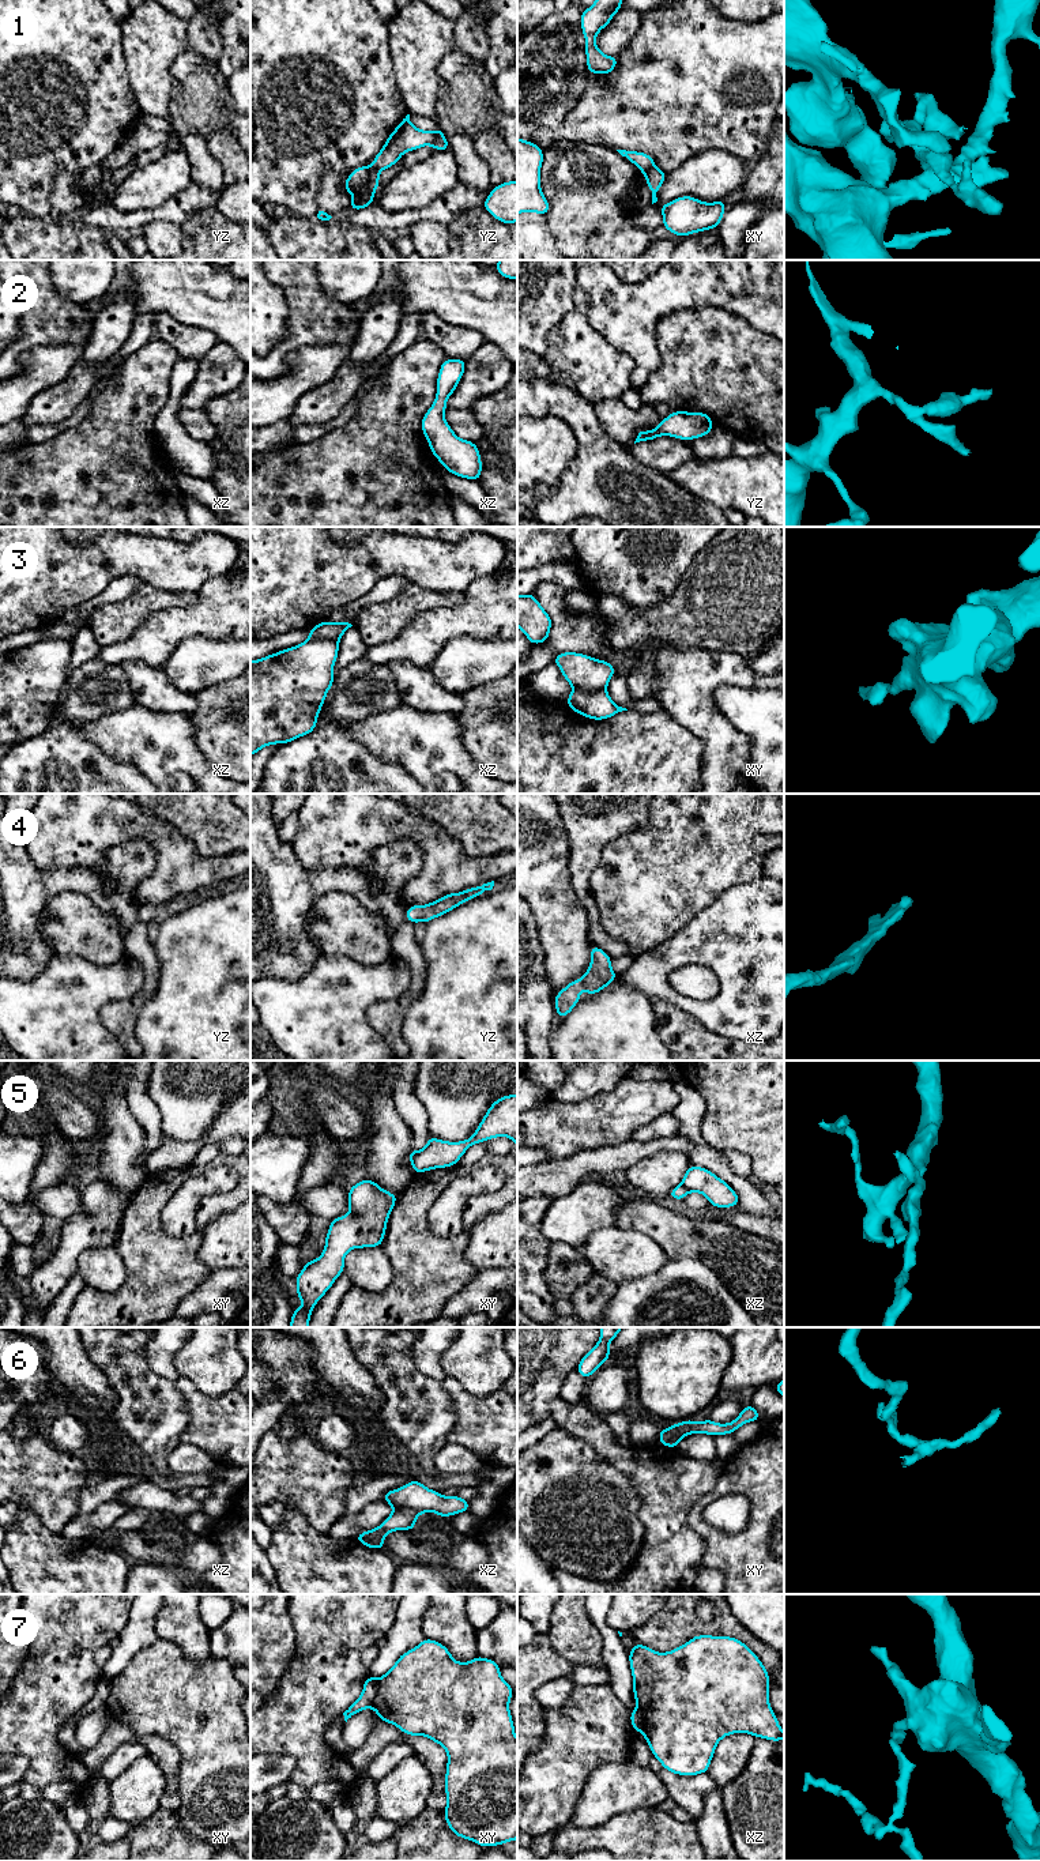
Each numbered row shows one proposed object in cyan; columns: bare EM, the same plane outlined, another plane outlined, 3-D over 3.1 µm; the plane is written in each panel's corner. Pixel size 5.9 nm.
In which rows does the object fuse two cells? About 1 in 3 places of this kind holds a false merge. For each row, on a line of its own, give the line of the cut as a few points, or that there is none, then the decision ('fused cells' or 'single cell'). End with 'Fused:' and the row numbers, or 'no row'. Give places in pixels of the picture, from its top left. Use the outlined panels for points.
1: cut in xy along (654, 165), (643, 173); fused cells
2: no cut; single cell
3: cut in xy along (605, 688), (573, 692); fused cells
4: no cut; single cell
5: cut in xz along (681, 1183), (689, 1191); fused cells
6: cut in xz along (395, 1506), (413, 1507), (419, 1513); fused cells
7: cut in xy along (376, 1680), (376, 1695), (370, 1706); fused cells
Fused: 1, 3, 5, 6, 7

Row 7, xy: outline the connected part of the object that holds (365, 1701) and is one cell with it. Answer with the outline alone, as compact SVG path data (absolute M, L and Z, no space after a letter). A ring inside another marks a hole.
M370 1674L363 1683L361 1696L343 1713L344 1721L355 1715L357 1713L366 1710L373 1706L374 1696L377 1694L377 1683Z

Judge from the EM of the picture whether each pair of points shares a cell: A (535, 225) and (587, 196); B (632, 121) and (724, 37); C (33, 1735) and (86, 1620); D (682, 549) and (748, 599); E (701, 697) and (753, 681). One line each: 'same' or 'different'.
A: different
B: same
C: same
D: different
E: same

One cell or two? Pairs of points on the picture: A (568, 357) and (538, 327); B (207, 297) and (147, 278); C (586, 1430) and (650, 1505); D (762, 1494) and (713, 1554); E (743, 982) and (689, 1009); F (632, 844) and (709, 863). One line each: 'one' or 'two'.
A: two
B: one
C: one
D: one
E: one
F: one

